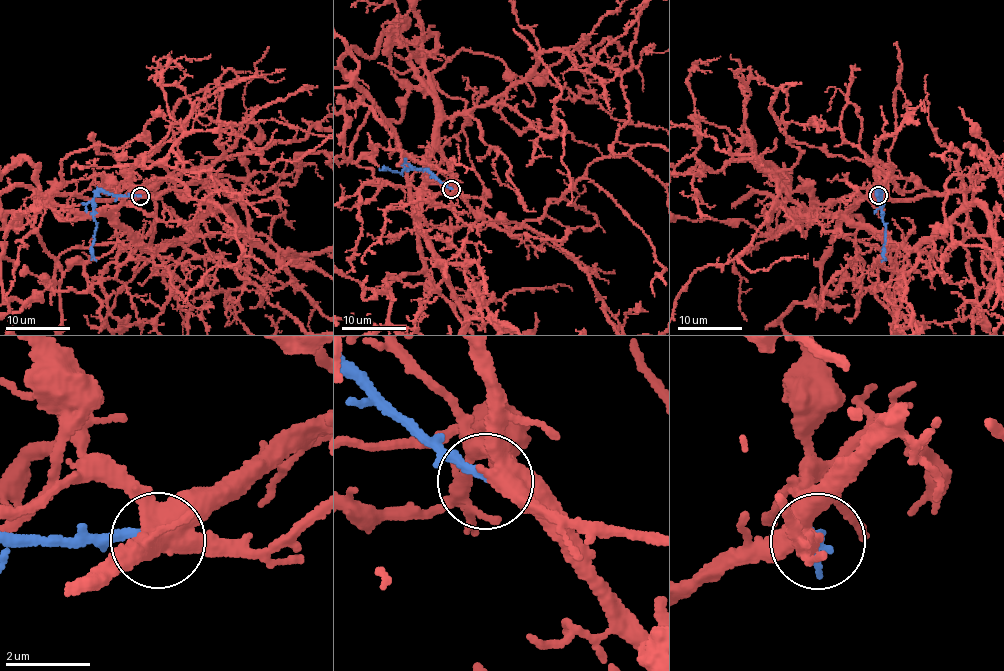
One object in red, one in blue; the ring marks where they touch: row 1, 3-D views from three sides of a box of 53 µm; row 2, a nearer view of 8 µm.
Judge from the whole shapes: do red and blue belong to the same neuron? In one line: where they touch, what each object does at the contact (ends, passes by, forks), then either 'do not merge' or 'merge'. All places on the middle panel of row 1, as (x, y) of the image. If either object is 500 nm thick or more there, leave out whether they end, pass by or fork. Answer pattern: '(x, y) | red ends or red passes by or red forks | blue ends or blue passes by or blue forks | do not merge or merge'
(451, 189) | red forks | blue ends | merge

